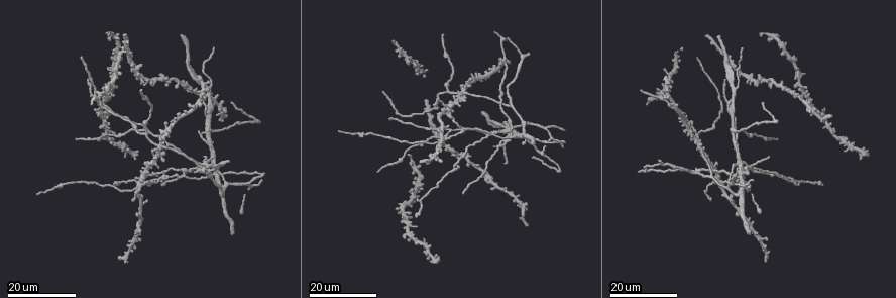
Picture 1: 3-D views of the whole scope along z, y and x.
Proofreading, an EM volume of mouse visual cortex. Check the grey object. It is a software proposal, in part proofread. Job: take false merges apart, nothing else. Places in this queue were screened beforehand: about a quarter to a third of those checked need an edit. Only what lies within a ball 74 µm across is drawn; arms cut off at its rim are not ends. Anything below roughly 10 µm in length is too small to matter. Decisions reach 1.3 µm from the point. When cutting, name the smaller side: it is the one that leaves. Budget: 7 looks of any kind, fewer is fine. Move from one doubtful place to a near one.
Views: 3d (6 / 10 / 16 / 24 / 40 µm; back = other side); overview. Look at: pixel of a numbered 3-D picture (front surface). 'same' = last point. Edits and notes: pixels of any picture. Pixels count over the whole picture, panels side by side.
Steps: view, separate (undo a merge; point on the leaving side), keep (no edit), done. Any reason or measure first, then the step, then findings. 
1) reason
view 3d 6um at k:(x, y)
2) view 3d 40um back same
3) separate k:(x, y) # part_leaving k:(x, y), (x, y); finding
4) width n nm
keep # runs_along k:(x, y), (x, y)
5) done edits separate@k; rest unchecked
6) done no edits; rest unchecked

three arms meet
view 3d 16um at 1:(733, 88)

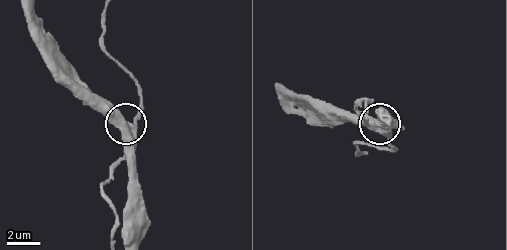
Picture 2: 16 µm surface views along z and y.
view 3d 6um at 2:(132, 124)

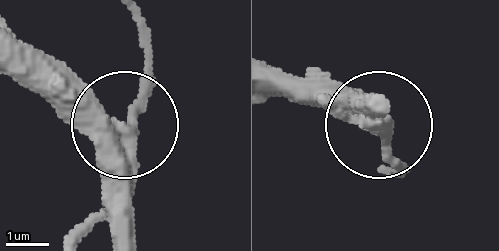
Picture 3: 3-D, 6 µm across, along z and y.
keep # runs_along 3:(121, 233), (121, 128), (153, 52); all the same neuron

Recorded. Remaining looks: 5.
three-way junction
view 3d 16um at 1:(224, 188)

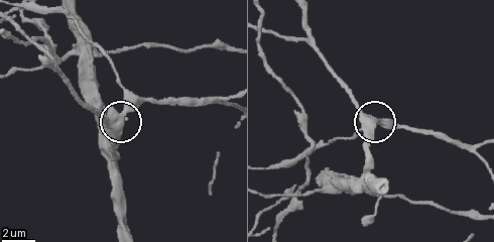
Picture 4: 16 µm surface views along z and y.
view 3d 10um at 4:(115, 118)

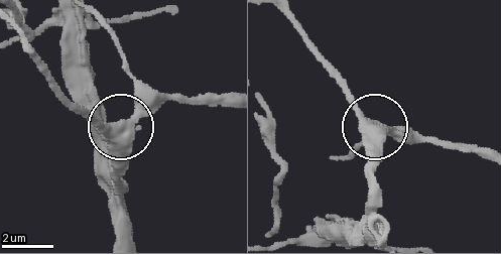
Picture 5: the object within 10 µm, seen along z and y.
width 340 nm
keep # all the same neuron

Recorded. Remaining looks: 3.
arms part here
view 3d 16um at 1:(182, 175)

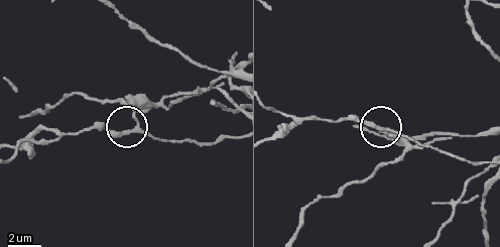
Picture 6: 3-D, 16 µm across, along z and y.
view 3d 10um at 6:(388, 128)

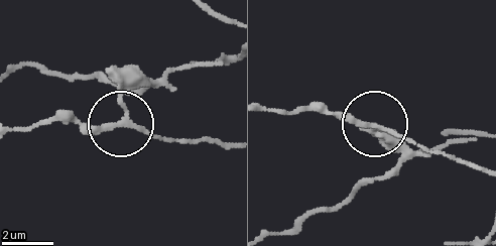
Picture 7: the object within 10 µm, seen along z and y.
side_arm 53 um
separate 7:(128, 69) # a second neuron is stuck on

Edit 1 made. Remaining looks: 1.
done edits separate@7; rest unchecked

